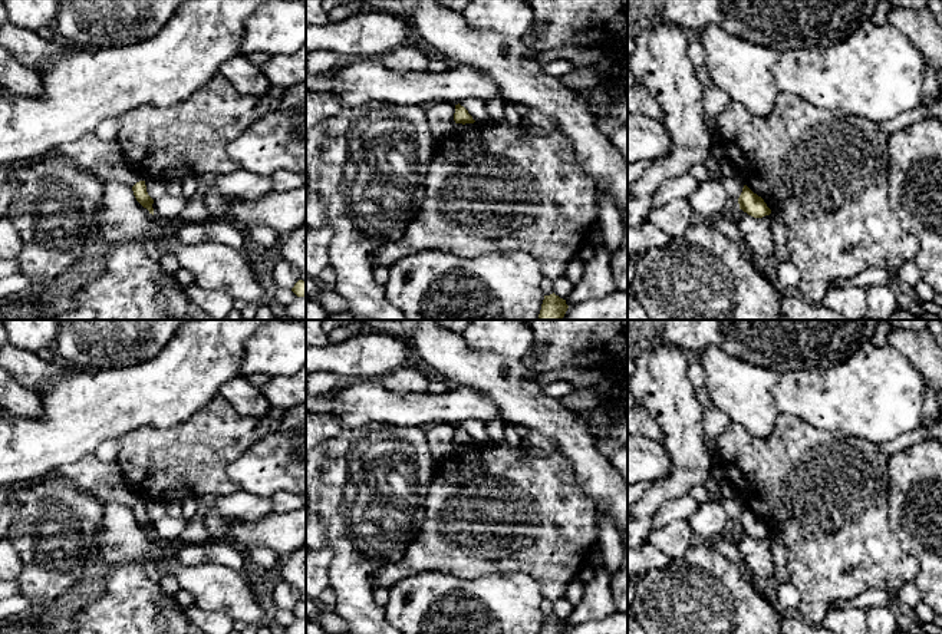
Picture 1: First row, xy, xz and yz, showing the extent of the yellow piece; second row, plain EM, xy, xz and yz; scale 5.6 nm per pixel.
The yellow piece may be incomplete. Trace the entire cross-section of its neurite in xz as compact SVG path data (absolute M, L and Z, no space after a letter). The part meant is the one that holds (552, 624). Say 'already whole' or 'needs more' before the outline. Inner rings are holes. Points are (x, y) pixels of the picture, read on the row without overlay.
already whole; M554 614L544 617L540 634L566 634L569 627L566 621L560 620Z

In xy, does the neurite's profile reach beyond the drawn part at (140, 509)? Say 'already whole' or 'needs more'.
already whole

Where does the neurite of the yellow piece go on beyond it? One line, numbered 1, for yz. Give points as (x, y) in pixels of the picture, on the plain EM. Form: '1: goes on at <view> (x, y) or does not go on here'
1: does not go on here

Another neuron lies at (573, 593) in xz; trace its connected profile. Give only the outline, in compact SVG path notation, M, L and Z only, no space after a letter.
M576 579L570 585L567 585L564 598L576 605L582 600L583 590L583 582L580 579Z

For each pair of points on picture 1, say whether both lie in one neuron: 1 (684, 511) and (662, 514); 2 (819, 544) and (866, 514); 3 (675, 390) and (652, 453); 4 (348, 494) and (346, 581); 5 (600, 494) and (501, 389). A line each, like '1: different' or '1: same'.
1: same
2: same
3: different
4: same
5: same

